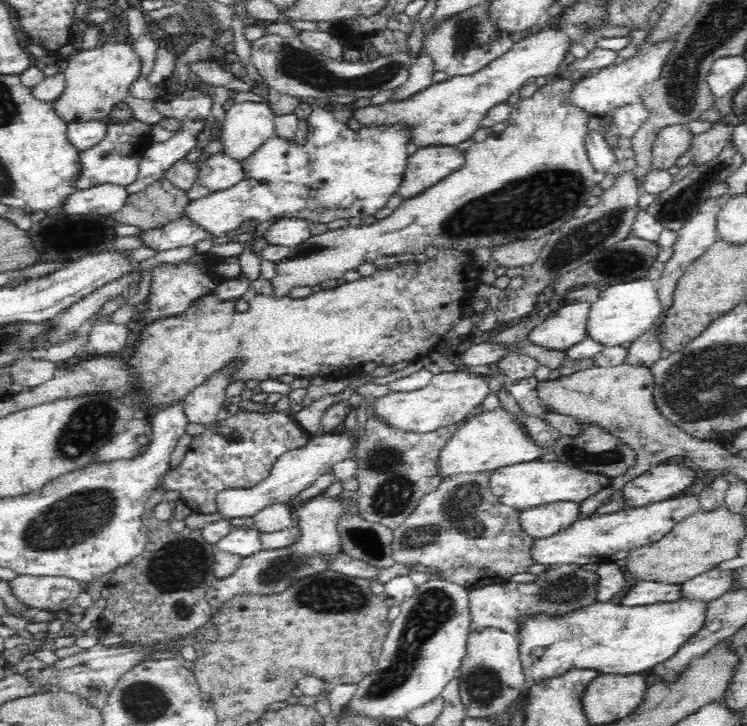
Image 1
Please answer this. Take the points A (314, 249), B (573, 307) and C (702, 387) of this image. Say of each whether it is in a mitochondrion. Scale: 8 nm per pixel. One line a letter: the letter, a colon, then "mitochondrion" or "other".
A: mitochondrion
B: other
C: mitochondrion

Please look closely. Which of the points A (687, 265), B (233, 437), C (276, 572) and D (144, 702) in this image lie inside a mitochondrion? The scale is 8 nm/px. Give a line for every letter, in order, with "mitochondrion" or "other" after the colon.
A: other
B: other
C: mitochondrion
D: mitochondrion

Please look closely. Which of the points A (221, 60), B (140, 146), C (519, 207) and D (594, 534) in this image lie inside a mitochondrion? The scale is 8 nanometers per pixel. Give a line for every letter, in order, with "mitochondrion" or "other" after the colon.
A: other
B: other
C: mitochondrion
D: other

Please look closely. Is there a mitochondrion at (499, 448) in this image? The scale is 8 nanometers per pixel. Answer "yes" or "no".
no

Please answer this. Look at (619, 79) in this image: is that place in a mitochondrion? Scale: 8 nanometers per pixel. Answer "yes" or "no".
no

